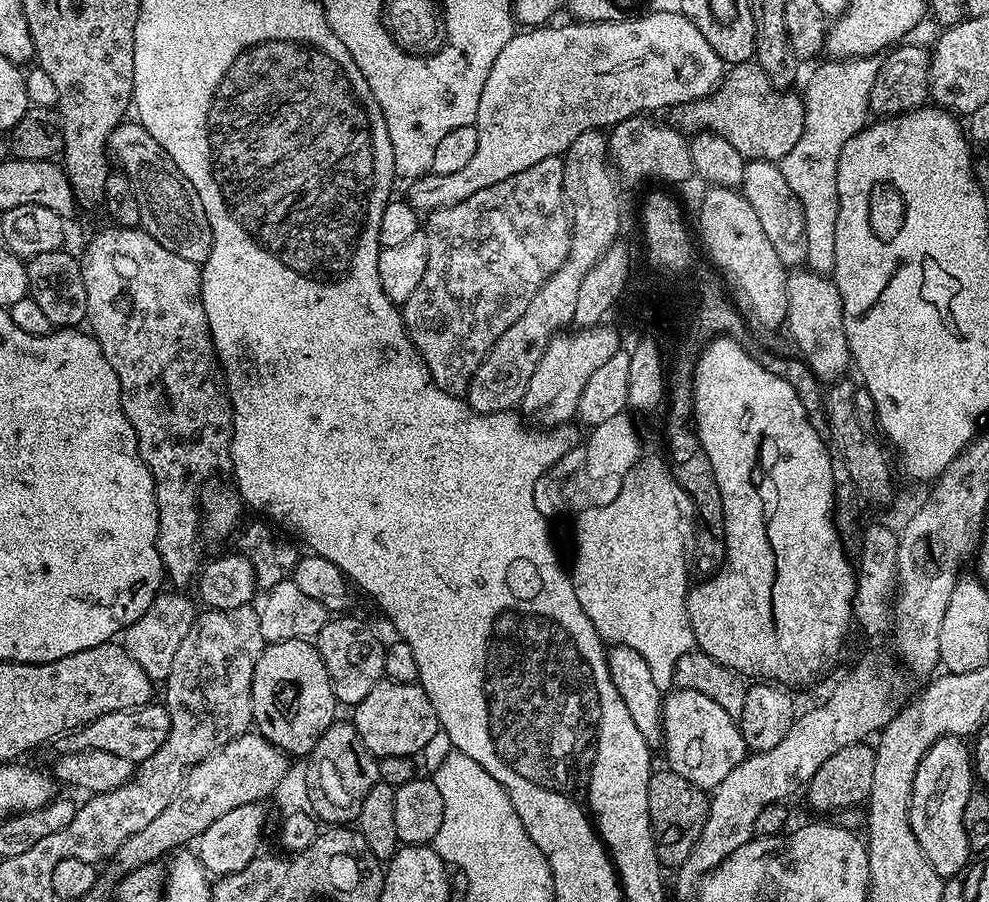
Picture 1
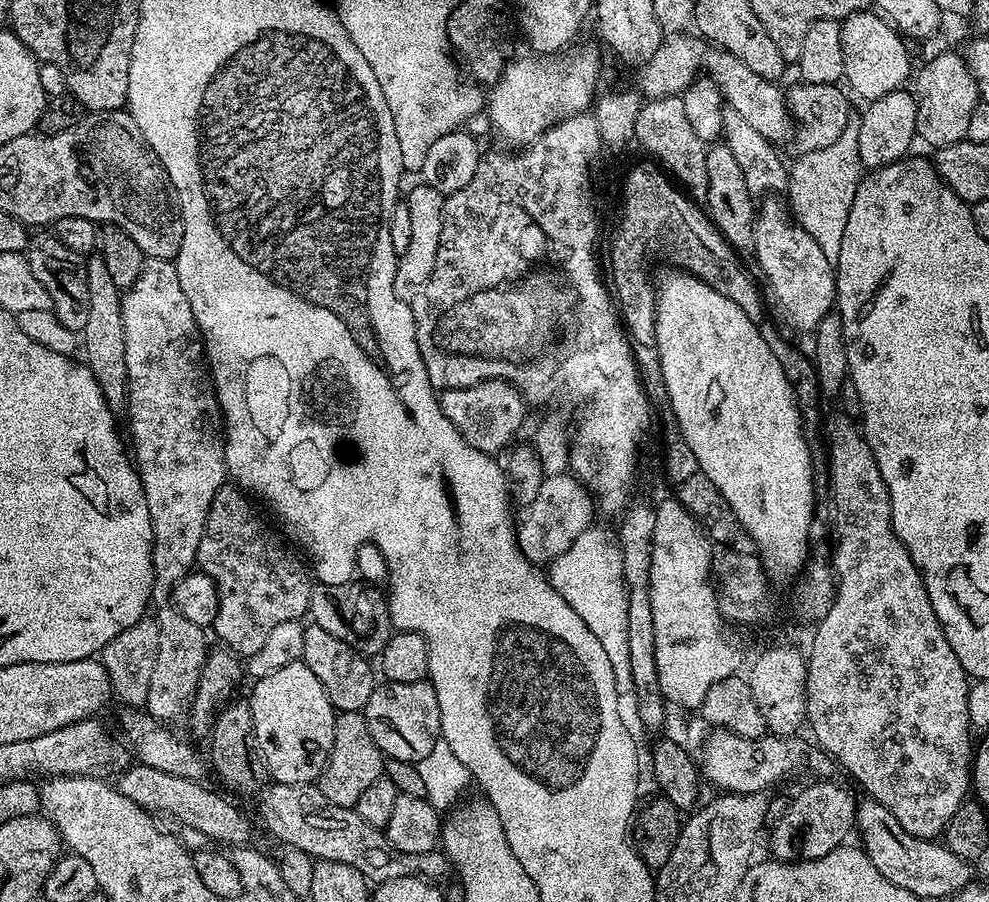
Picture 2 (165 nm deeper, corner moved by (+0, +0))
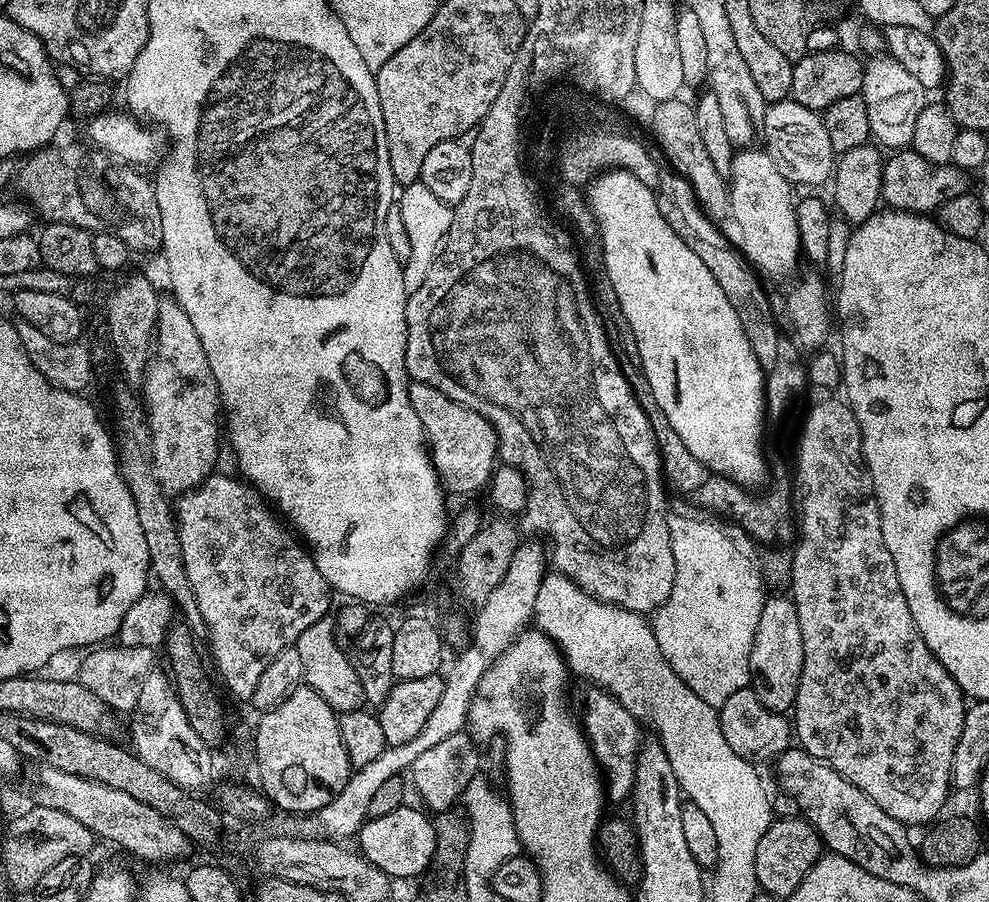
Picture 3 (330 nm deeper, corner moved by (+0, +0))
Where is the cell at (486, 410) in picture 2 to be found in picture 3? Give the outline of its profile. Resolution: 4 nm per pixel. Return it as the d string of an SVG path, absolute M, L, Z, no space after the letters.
M409 383L408 397L418 422L424 427L428 454L440 475L441 485L449 493L476 492L483 484L485 487L498 464L498 441L491 422L482 414L454 402L442 394L442 390L434 390L434 386L429 384Z

